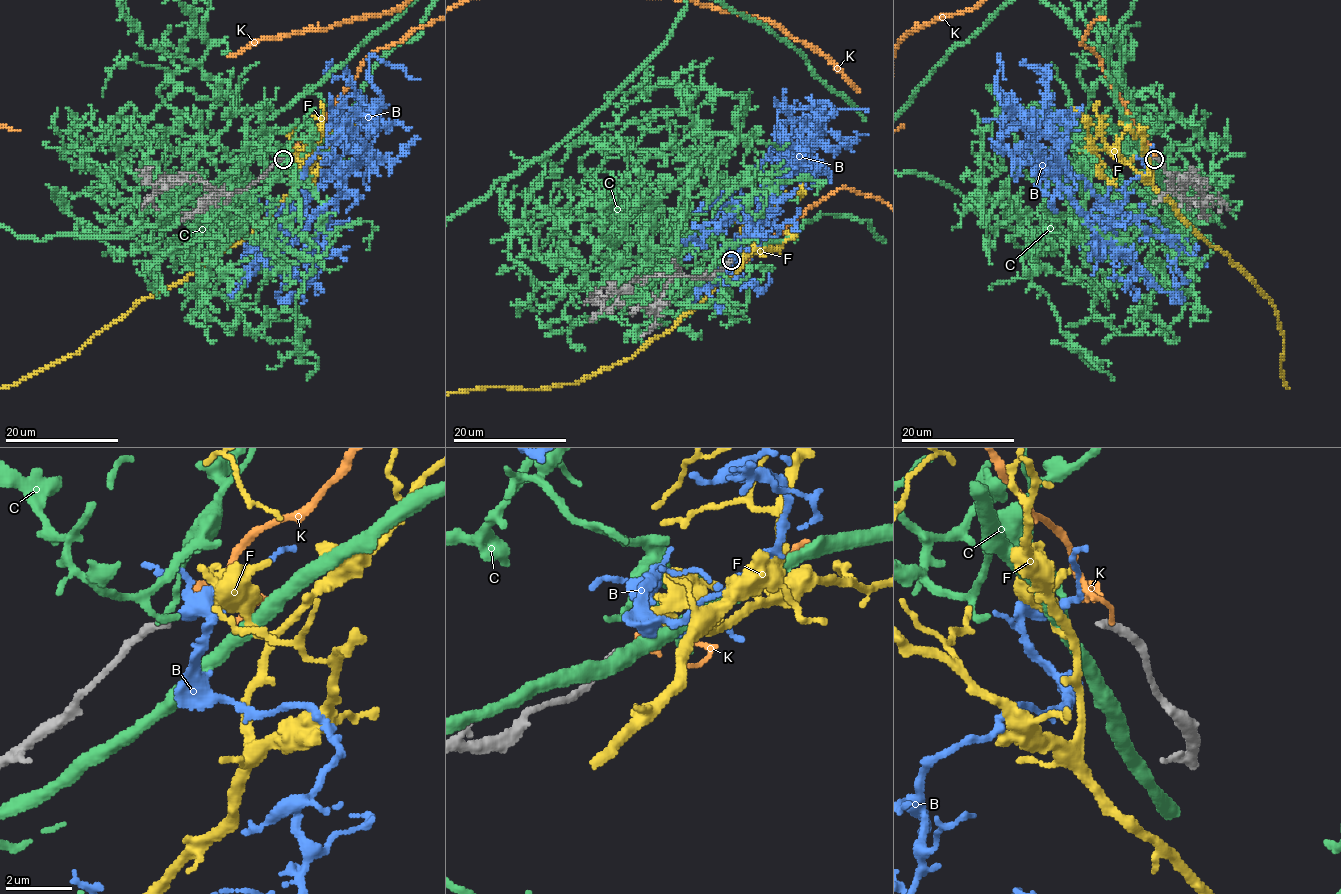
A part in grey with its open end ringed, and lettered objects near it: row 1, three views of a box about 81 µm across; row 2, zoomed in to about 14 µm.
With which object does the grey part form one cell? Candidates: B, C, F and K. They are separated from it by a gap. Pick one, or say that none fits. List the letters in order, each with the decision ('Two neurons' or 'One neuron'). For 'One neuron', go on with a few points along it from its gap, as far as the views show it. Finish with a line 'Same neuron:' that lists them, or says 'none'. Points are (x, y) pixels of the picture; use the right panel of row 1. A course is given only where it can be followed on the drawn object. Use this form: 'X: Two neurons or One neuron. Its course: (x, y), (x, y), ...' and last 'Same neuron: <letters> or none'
B: Two neurons
C: Two neurons
F: Two neurons
K: One neuron
Same neuron: K

